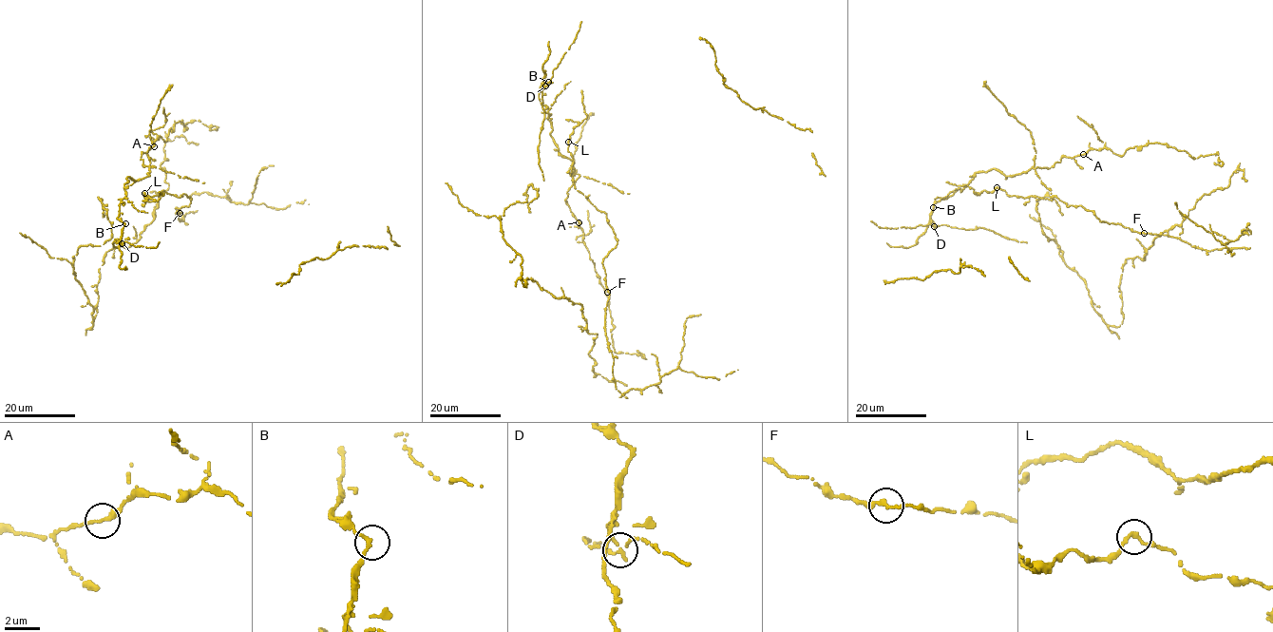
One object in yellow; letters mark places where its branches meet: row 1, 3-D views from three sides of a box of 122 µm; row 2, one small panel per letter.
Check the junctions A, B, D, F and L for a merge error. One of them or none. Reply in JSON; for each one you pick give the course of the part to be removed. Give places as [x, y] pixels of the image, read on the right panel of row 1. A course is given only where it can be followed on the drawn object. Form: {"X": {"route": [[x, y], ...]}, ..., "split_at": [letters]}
{"D": {"route": [[934, 226], [983, 227], [1027, 243]]}, "split_at": ["D"]}

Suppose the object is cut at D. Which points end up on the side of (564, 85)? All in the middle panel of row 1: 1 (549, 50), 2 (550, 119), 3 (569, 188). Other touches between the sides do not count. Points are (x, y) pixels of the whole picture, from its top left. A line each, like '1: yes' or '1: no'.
1: yes
2: yes
3: yes

